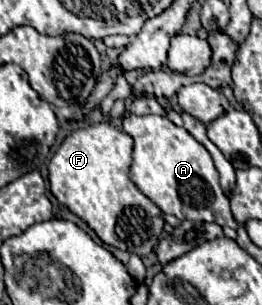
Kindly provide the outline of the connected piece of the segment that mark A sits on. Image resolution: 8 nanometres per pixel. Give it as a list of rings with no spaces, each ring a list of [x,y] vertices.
[[[124,113],[122,131],[134,139],[130,179],[152,203],[162,209],[162,213],[176,215],[178,219],[216,221],[222,227],[228,225],[236,229],[228,197],[220,189],[218,171],[210,153],[184,127],[174,125],[164,115]]]

